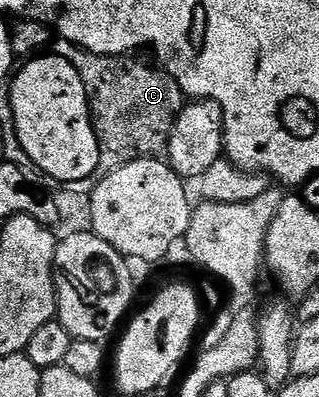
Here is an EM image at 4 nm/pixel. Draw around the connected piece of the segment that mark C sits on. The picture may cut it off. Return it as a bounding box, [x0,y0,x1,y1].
[69,49,185,176]

